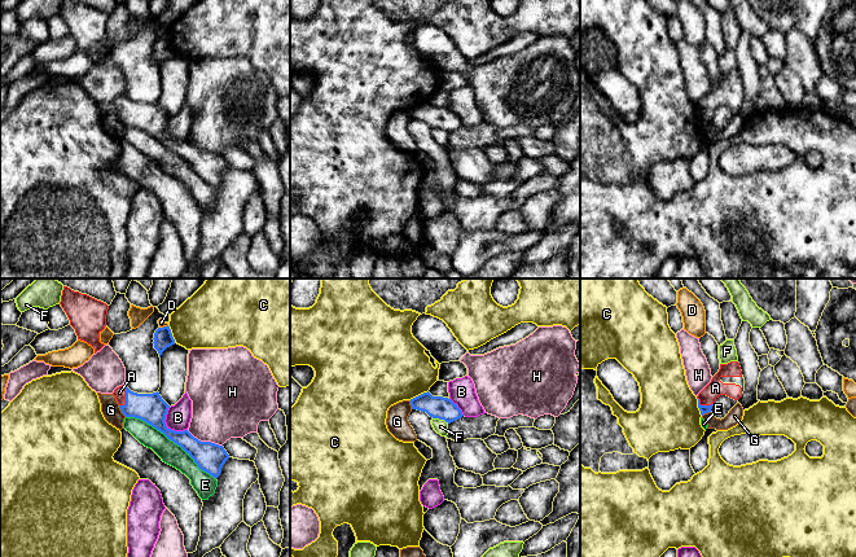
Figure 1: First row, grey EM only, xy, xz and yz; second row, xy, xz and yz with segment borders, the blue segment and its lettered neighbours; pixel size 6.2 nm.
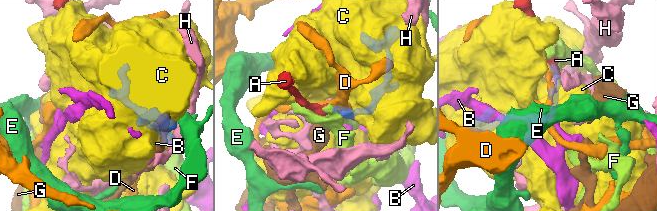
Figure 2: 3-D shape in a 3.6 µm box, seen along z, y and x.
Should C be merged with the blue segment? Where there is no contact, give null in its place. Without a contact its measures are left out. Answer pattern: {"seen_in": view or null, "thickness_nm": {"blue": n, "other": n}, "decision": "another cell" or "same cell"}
{"seen_in": "xz", "thickness_nm": {"blue": 140, "other": 440}, "decision": "another cell"}

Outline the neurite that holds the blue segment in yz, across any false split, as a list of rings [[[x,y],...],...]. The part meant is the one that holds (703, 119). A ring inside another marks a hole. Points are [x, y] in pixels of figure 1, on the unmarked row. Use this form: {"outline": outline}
{"outline": [[[738,71],[720,74],[719,82],[711,92],[698,104],[698,118],[701,124],[711,122],[714,111],[720,105],[738,110],[745,101],[745,88]]]}

